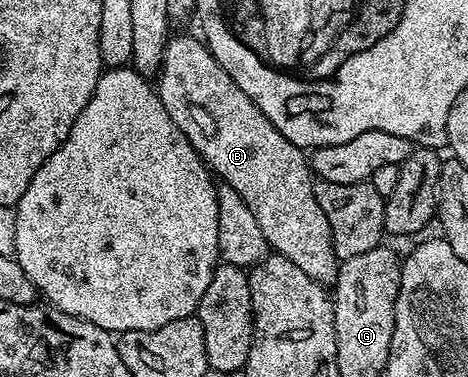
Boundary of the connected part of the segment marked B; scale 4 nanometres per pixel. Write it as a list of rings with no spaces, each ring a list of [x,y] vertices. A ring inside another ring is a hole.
[[[176,33],[168,37],[167,47],[163,53],[163,67],[159,69],[157,75],[157,89],[161,104],[165,104],[165,112],[181,128],[181,132],[189,140],[189,144],[203,159],[208,170],[220,183],[233,188],[249,204],[249,212],[257,219],[257,225],[261,232],[265,232],[265,240],[268,247],[274,253],[285,256],[305,276],[309,276],[315,282],[322,284],[324,288],[334,287],[337,276],[339,275],[340,258],[335,254],[333,248],[333,236],[329,232],[329,220],[325,220],[325,212],[321,212],[321,204],[317,204],[315,195],[315,182],[309,165],[309,158],[300,147],[294,146],[237,88],[237,84],[217,64],[217,60],[212,56],[210,50],[198,37],[190,38],[187,34]]]

